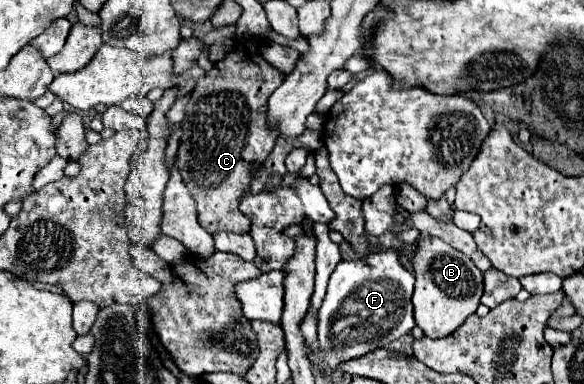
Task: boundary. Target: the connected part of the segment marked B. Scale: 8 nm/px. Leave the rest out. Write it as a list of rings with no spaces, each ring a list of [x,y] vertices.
[[[422,237],[412,257],[416,287],[412,295],[416,325],[430,339],[448,337],[468,315],[476,313],[482,297],[482,271],[462,251],[454,249],[438,237]]]

